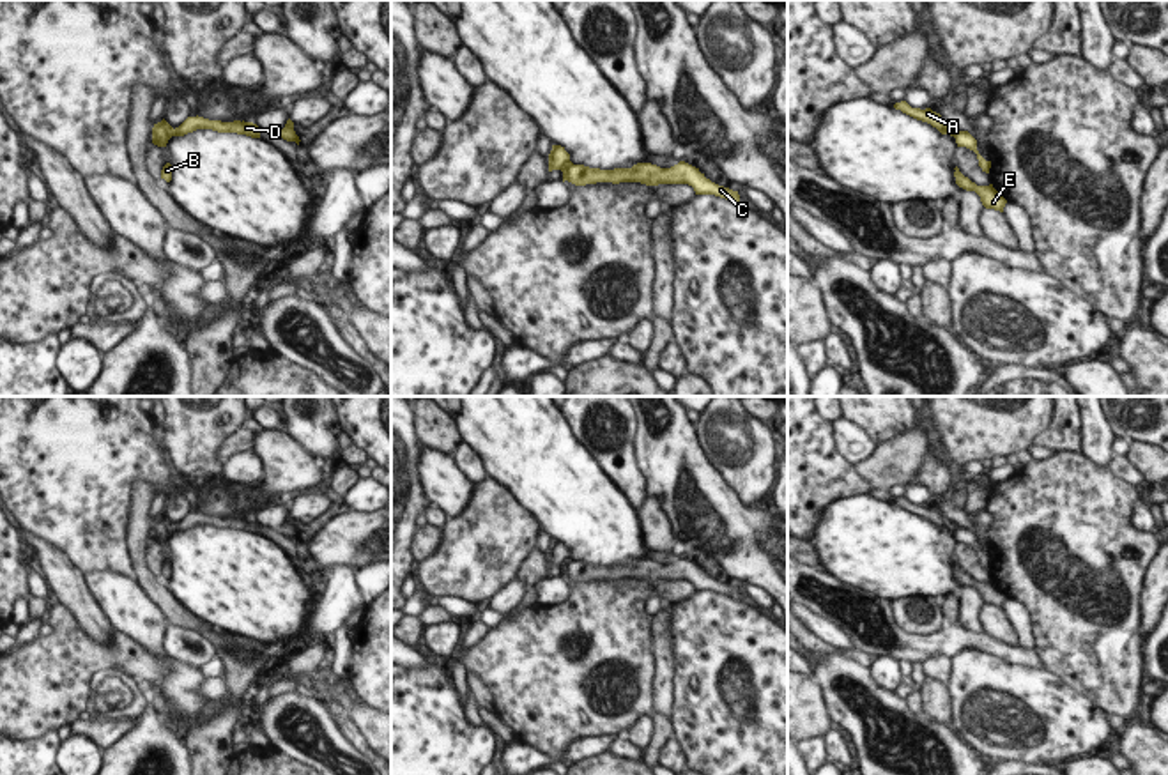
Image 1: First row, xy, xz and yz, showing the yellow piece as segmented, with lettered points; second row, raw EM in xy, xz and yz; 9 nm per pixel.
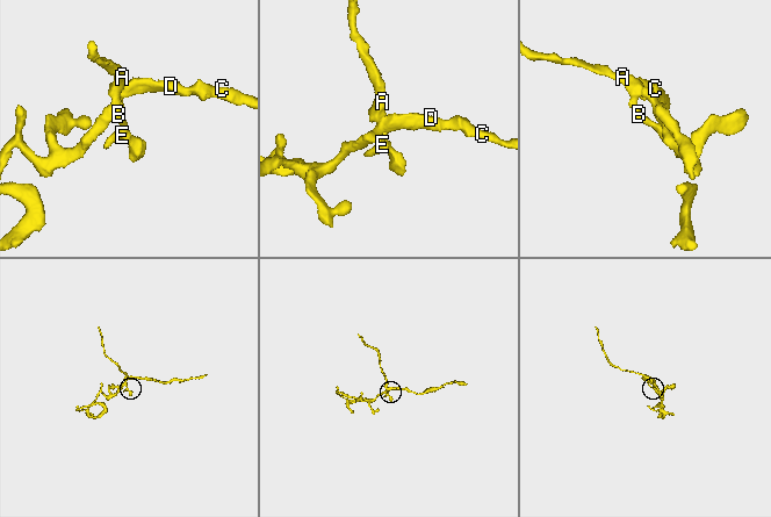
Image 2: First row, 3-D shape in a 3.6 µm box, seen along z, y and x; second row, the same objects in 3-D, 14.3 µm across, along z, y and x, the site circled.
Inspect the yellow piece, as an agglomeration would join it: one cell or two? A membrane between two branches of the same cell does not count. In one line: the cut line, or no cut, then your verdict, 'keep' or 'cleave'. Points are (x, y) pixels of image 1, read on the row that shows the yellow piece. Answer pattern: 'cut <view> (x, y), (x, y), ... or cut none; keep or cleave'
cut xz (570, 161), (563, 174); cleave

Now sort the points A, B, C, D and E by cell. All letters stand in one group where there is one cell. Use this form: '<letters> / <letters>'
A B E / C D

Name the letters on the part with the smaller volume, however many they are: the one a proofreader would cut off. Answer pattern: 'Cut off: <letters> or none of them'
Cut off: A, B, E

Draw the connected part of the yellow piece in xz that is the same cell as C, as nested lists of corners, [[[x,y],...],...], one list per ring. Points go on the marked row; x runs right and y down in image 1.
[[[680,161],[671,168],[660,168],[651,163],[637,163],[632,168],[614,168],[600,170],[584,165],[570,163],[568,170],[563,173],[563,182],[568,180],[575,186],[596,184],[596,182],[641,182],[646,186],[658,184],[688,184],[694,188],[695,195],[715,195],[731,202],[740,202],[738,191],[718,186],[704,177],[699,168]]]

